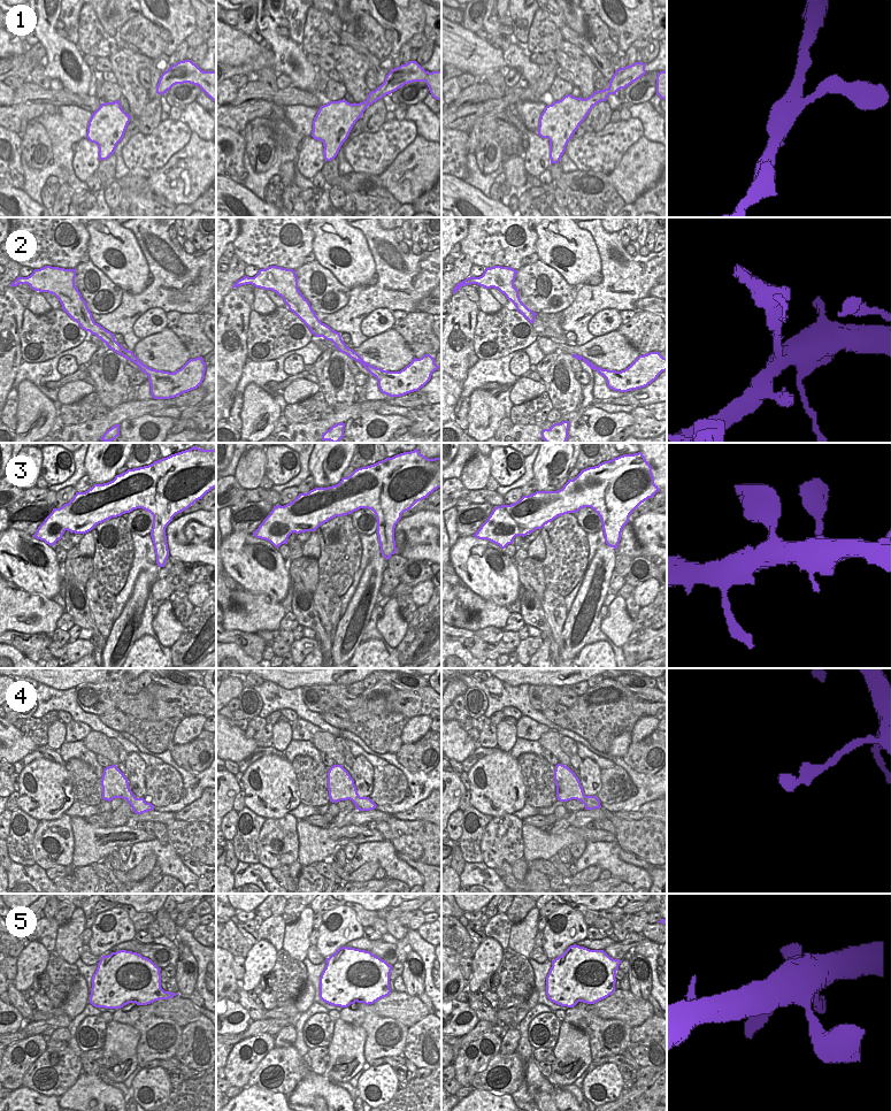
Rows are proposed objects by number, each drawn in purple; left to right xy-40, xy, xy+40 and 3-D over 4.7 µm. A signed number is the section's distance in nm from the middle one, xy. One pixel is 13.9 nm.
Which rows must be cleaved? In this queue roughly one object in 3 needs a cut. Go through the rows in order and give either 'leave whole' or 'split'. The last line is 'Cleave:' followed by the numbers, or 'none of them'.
1: leave whole
2: leave whole
3: leave whole
4: leave whole
5: leave whole
Cleave: none of them

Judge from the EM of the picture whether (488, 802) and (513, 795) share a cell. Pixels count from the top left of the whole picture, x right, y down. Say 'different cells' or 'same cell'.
same cell

